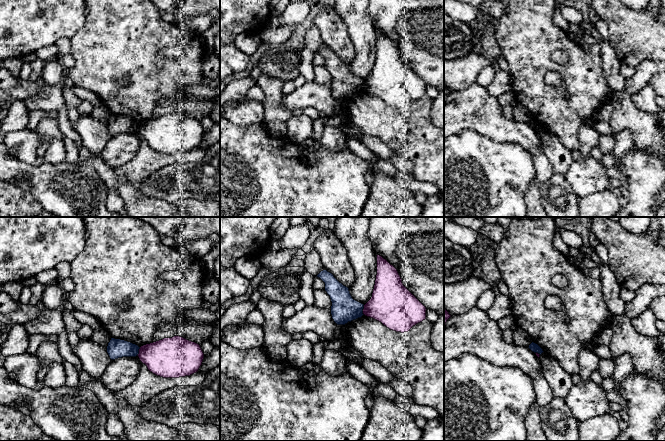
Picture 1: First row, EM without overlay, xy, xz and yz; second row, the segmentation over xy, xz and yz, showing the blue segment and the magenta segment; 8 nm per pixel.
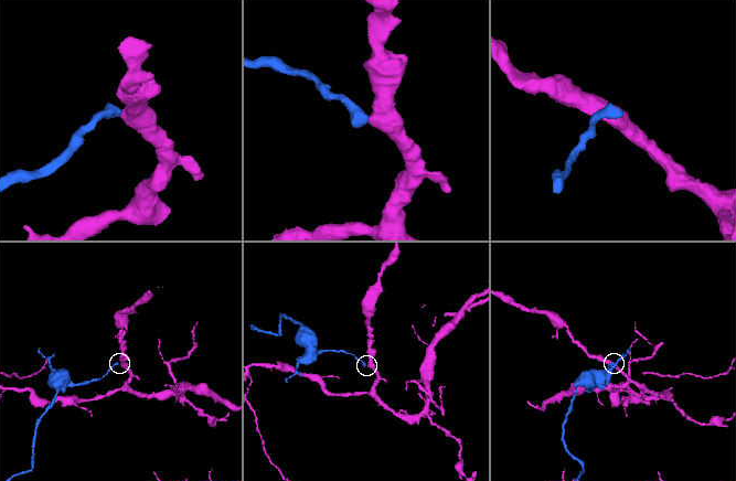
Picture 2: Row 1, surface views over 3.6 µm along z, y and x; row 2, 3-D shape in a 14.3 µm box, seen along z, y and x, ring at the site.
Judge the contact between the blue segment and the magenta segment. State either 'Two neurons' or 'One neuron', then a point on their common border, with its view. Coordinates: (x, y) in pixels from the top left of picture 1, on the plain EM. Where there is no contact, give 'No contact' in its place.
Two neurons. Touches blue at xz (362, 86)

